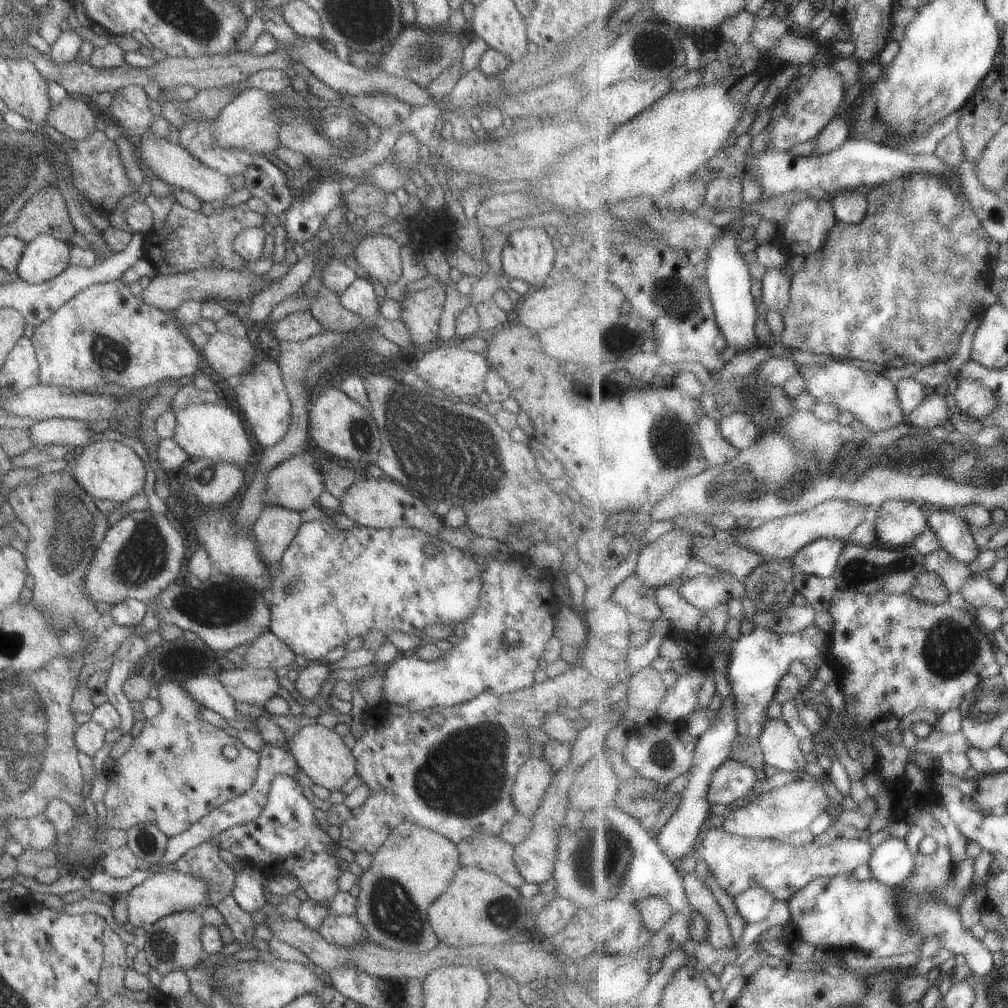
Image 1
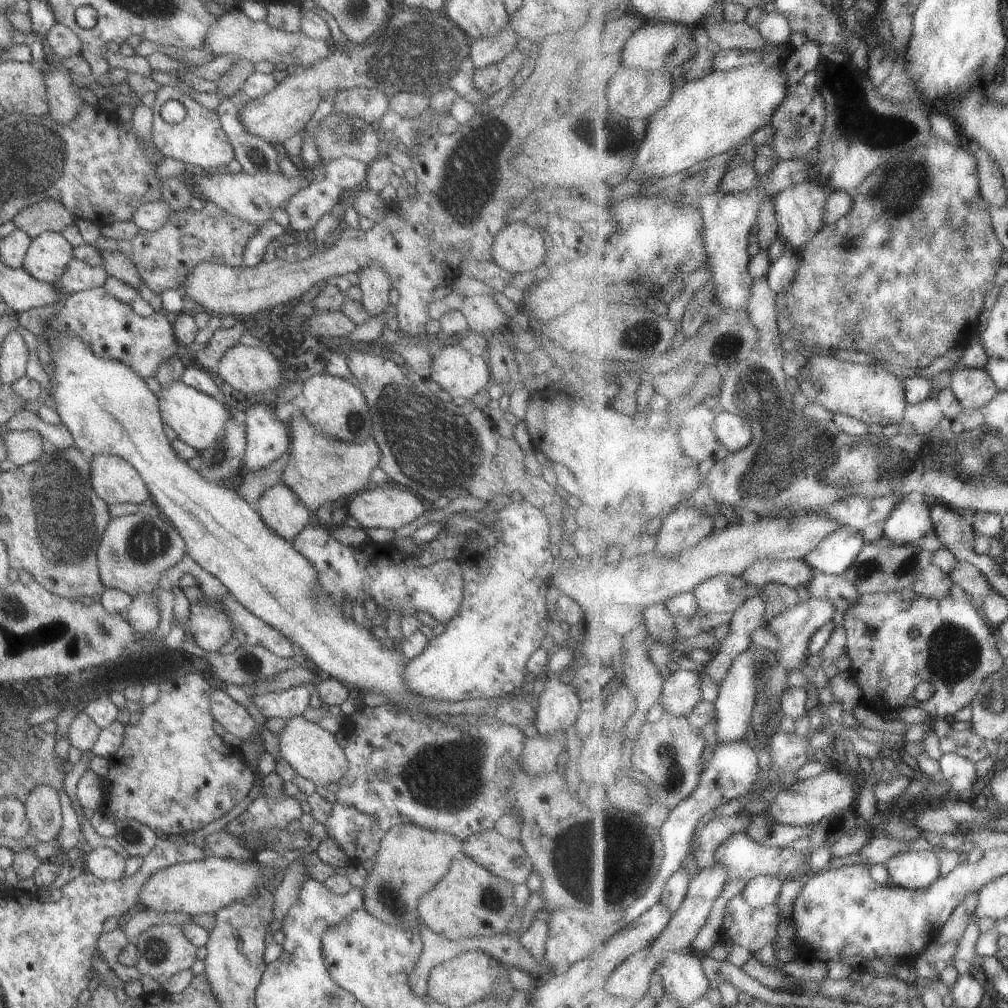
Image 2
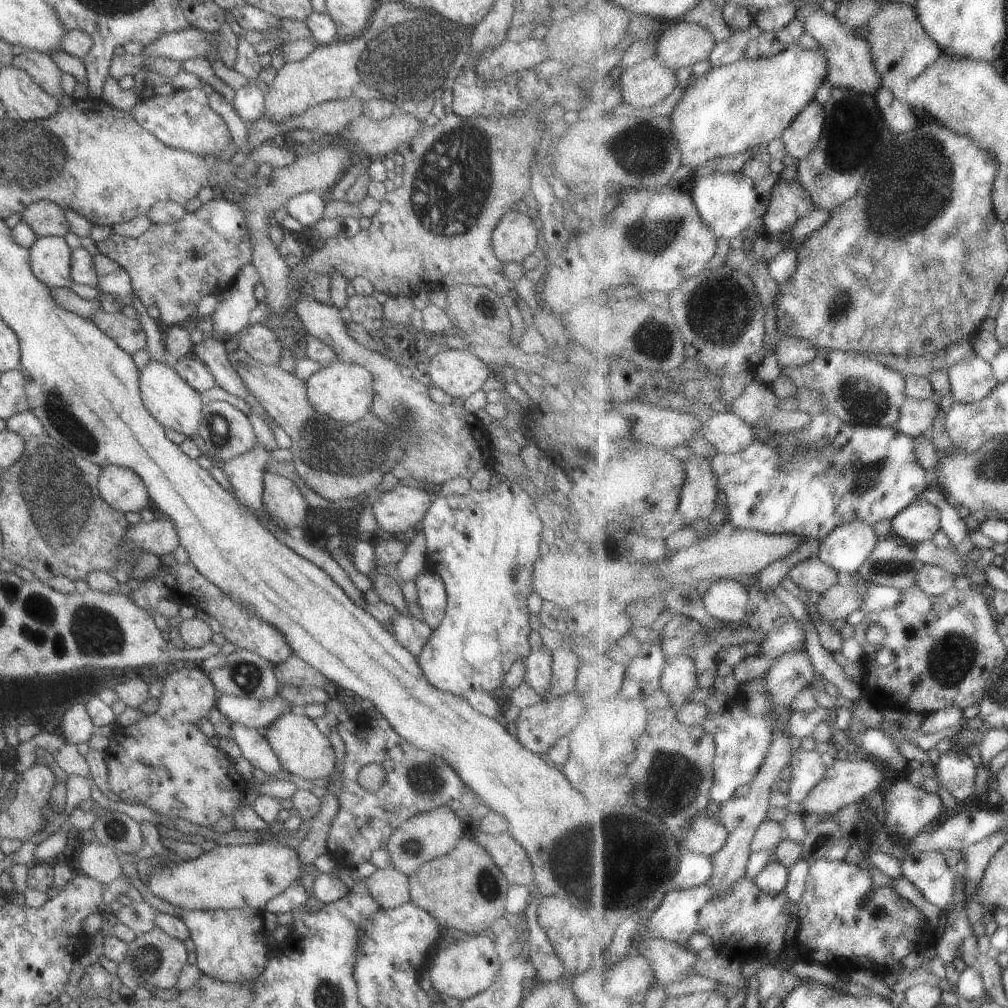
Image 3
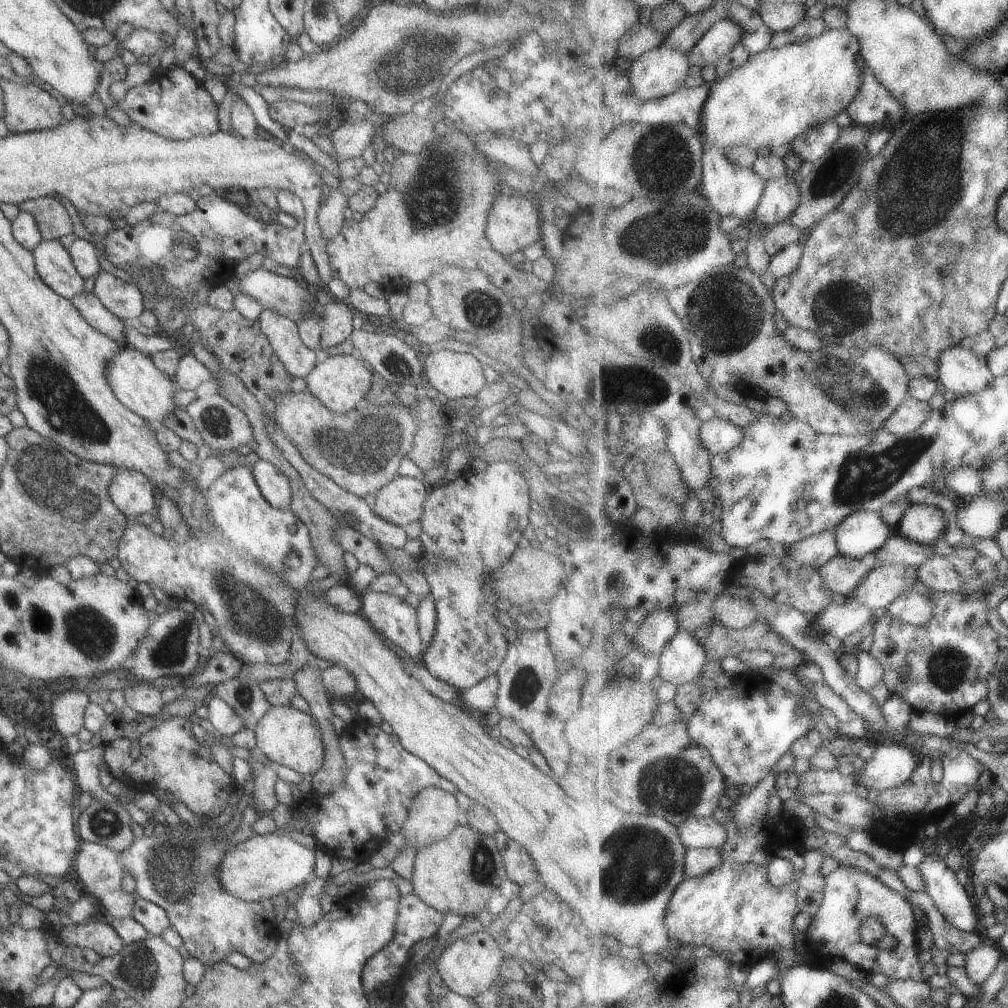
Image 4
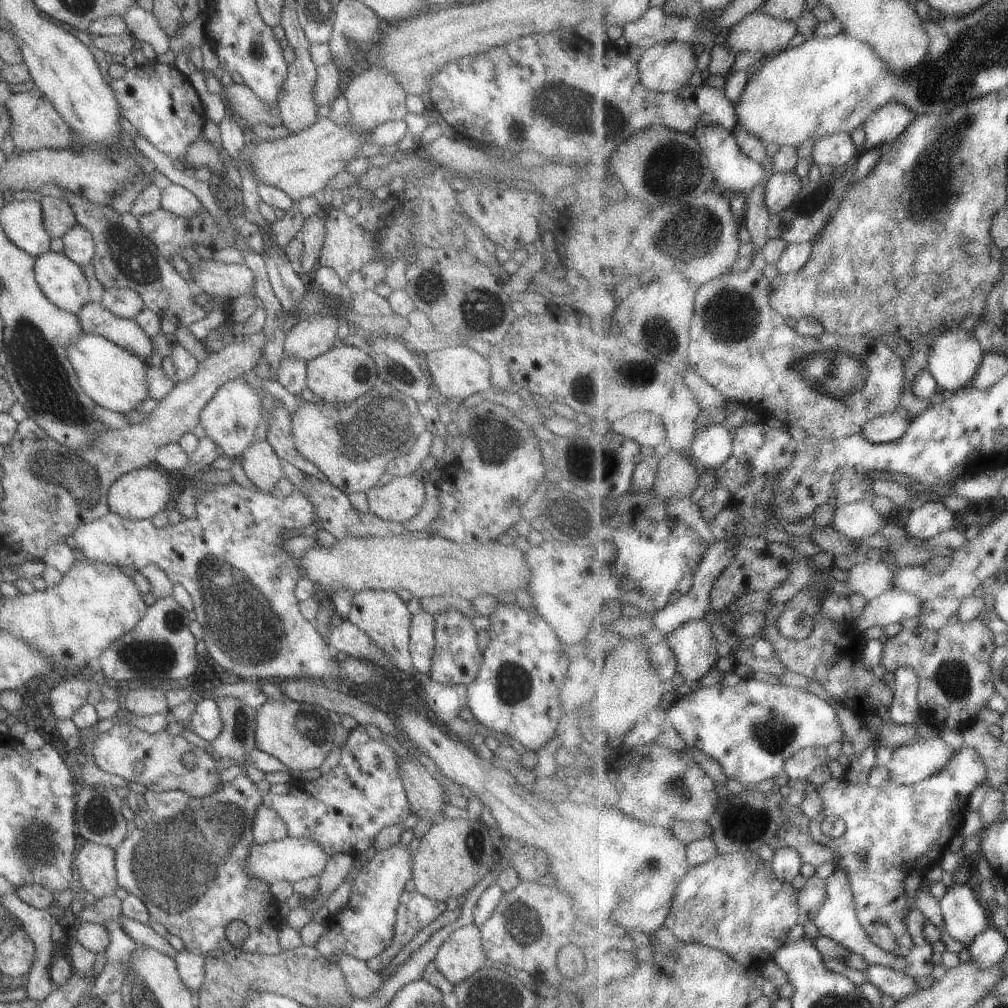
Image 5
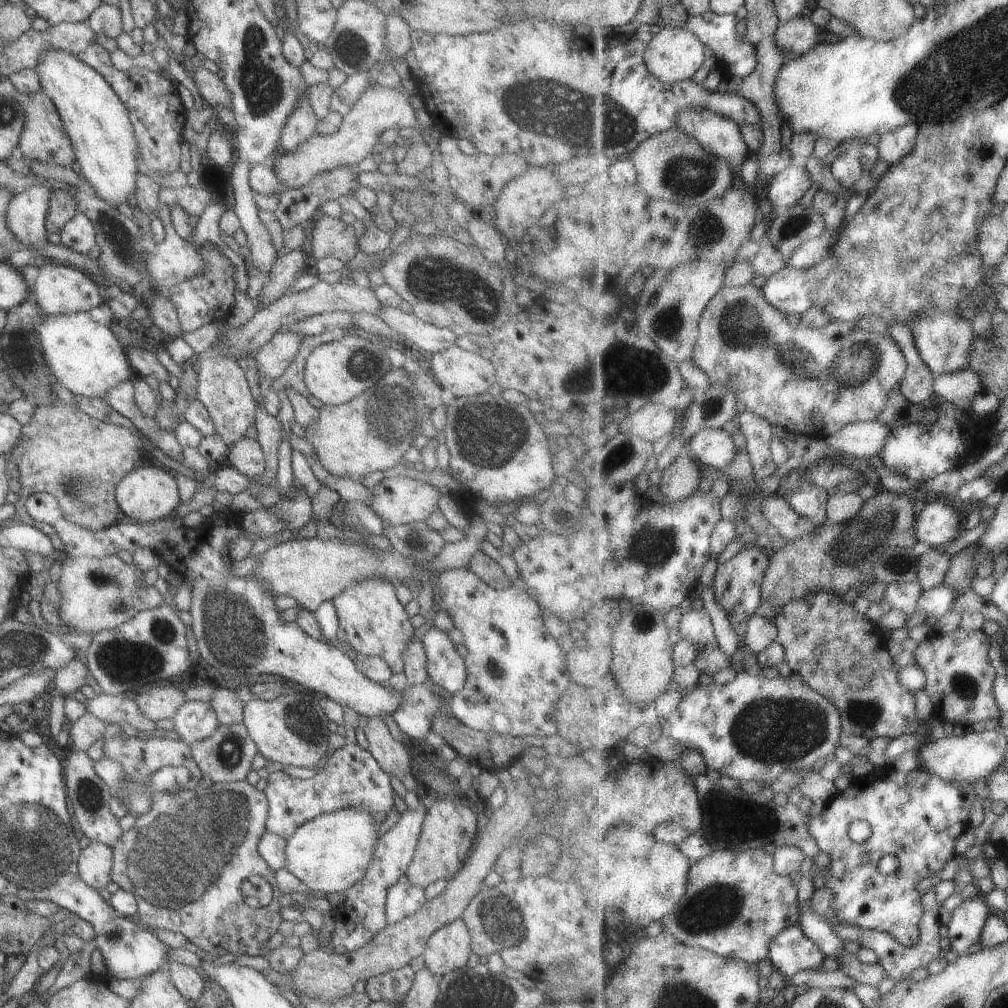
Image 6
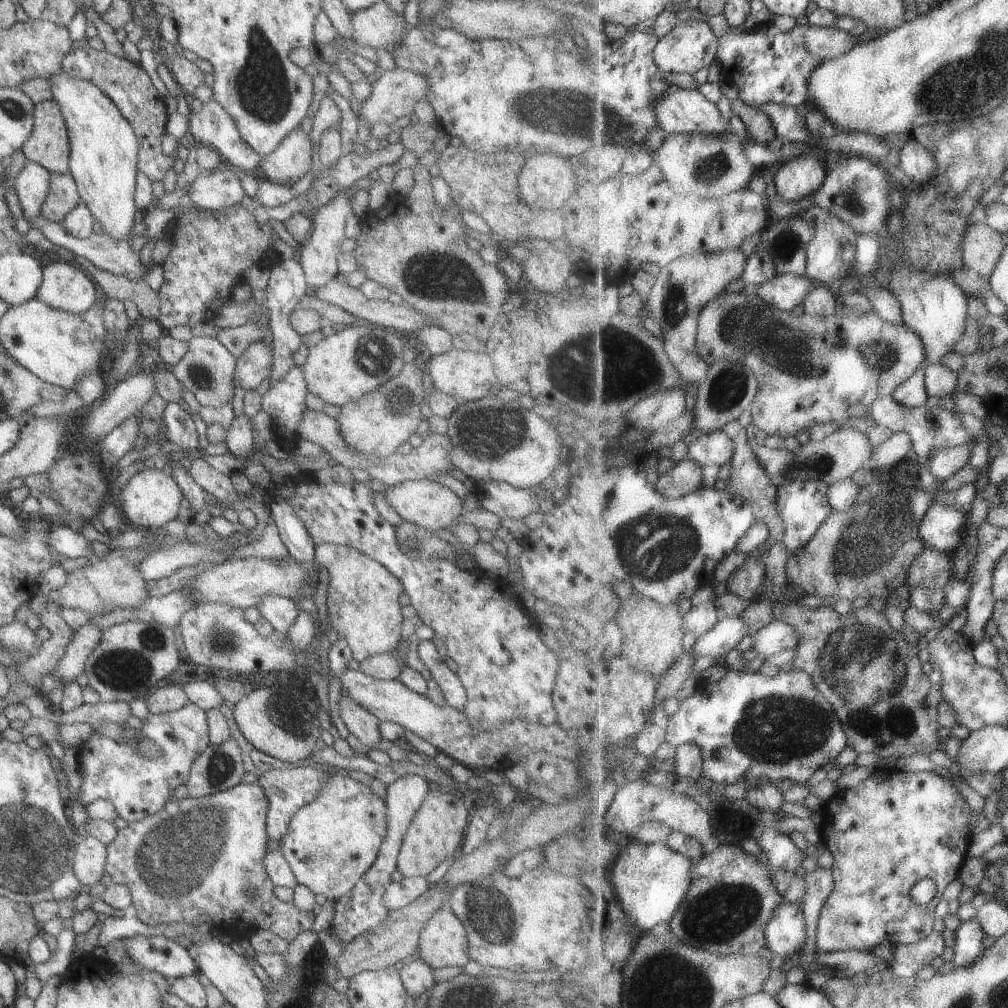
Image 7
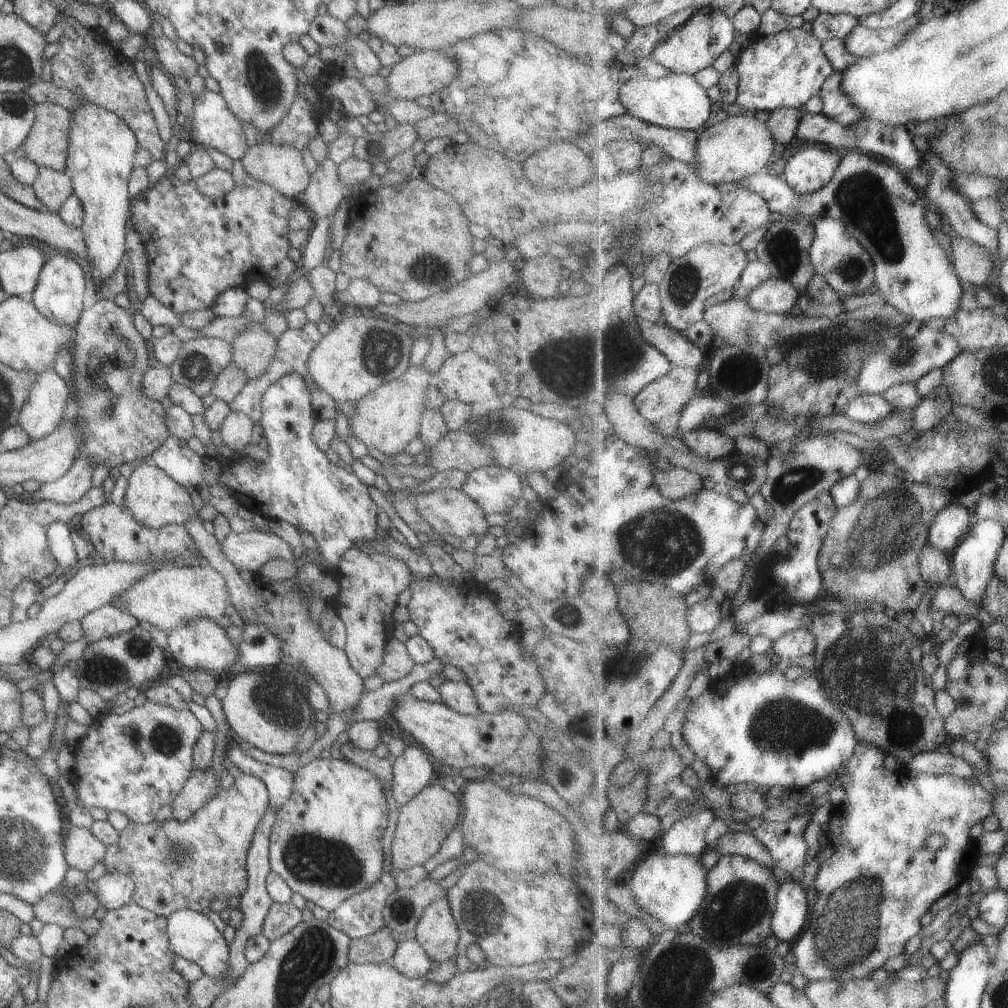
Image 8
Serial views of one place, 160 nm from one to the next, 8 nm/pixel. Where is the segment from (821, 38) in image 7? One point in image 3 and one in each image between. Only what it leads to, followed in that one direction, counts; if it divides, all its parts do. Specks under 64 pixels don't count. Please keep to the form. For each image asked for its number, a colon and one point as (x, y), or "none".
3: (681, 44)
4: (723, 36)
5: (758, 31)
6: (799, 36)

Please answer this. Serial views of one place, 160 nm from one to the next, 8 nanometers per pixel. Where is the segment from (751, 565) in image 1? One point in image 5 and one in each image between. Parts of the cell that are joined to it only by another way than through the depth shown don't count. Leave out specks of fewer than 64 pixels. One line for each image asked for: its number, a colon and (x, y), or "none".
2: (792, 573)
3: (812, 574)
4: (841, 574)
5: (869, 577)

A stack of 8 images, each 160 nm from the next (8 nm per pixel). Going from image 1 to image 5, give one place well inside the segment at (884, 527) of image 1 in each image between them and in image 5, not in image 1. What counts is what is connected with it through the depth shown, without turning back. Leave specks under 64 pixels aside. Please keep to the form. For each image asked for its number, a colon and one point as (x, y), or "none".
2: (909, 522)
3: (918, 523)
4: (925, 524)
5: (932, 518)

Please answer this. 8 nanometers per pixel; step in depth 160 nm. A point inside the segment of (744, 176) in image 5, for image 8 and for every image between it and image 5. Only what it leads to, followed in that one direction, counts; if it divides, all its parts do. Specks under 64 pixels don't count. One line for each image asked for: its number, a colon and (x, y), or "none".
6: (719, 135)
7: (678, 111)
8: (677, 101)

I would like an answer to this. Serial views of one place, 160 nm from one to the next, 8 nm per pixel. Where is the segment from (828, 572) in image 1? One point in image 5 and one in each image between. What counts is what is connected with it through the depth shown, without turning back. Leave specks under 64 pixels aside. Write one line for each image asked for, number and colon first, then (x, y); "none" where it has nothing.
2: (837, 552)
3: (848, 546)
4: (862, 533)
5: (860, 520)

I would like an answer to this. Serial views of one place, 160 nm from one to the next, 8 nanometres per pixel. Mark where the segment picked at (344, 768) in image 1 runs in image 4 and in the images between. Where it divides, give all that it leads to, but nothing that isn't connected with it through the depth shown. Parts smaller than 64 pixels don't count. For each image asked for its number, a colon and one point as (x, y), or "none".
2: (313, 753)
3: (302, 750)
4: (286, 736)

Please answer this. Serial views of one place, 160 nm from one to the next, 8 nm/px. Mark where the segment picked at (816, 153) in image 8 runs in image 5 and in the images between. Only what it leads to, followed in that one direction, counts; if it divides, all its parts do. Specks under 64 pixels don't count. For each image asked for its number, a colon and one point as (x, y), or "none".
5: (782, 189)
6: (791, 183)
7: (800, 177)

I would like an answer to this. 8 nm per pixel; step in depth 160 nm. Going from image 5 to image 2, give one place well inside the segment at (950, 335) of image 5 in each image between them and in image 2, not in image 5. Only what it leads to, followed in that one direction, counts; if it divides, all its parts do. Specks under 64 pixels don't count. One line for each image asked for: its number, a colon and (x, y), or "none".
2: (973, 387)
3: (973, 379)
4: (963, 371)

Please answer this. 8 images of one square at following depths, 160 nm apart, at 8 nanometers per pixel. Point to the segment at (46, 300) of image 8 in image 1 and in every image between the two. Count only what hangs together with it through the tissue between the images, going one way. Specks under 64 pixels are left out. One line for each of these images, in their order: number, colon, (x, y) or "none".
1: (43, 257)
2: (47, 254)
3: (49, 257)
4: (53, 265)
5: (61, 281)
6: (59, 288)
7: (64, 287)

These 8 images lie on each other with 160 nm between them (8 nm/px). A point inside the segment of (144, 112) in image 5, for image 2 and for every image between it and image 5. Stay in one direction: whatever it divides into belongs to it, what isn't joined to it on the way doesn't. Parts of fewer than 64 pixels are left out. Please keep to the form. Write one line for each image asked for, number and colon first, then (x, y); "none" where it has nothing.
2: (197, 140)
3: (182, 119)
4: (172, 104)

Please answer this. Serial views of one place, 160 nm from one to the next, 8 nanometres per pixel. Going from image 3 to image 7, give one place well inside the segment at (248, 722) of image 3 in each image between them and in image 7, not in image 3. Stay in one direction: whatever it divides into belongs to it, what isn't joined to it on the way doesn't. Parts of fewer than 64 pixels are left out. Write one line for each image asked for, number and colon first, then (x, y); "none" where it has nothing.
4: (221, 719)
5: (205, 722)
6: (193, 721)
7: (137, 785)

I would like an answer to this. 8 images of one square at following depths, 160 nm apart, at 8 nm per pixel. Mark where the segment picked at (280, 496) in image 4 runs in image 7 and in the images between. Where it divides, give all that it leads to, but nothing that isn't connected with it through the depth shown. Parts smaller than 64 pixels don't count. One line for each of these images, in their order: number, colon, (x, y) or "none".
5: (259, 462)
6: (245, 456)
7: (238, 439)

